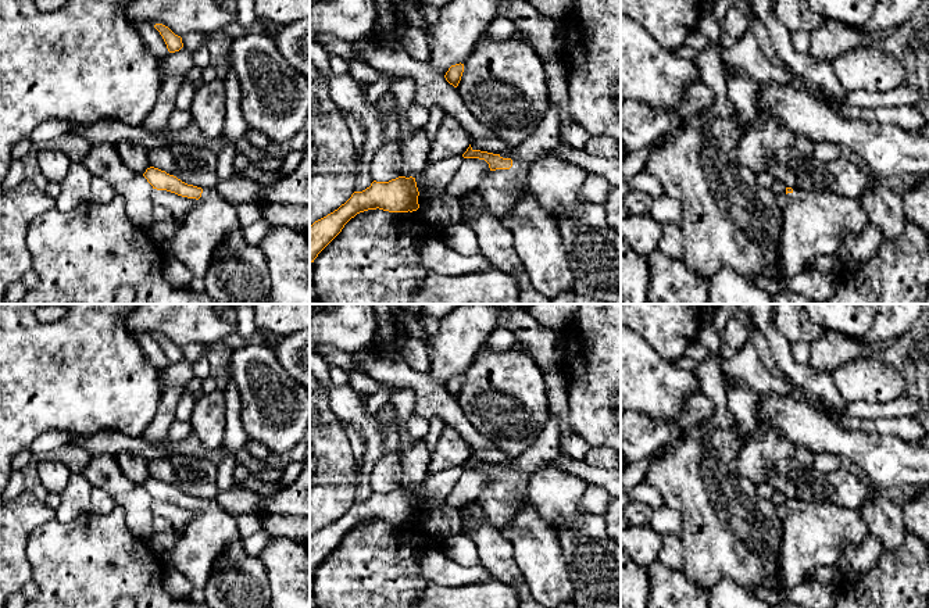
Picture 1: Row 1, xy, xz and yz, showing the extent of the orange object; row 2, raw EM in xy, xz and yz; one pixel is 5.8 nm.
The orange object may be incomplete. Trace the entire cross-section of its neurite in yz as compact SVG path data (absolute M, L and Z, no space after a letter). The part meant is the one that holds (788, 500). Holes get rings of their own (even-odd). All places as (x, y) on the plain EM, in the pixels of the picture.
M786 498L789 515L782 521L779 576L793 589L819 566L836 566L847 547L860 547L871 534L860 511L829 503Z

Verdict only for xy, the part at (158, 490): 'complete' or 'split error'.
split error

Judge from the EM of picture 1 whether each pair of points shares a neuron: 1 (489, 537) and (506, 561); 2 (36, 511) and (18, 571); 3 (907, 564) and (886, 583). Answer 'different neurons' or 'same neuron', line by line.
1: same neuron
2: same neuron
3: same neuron

